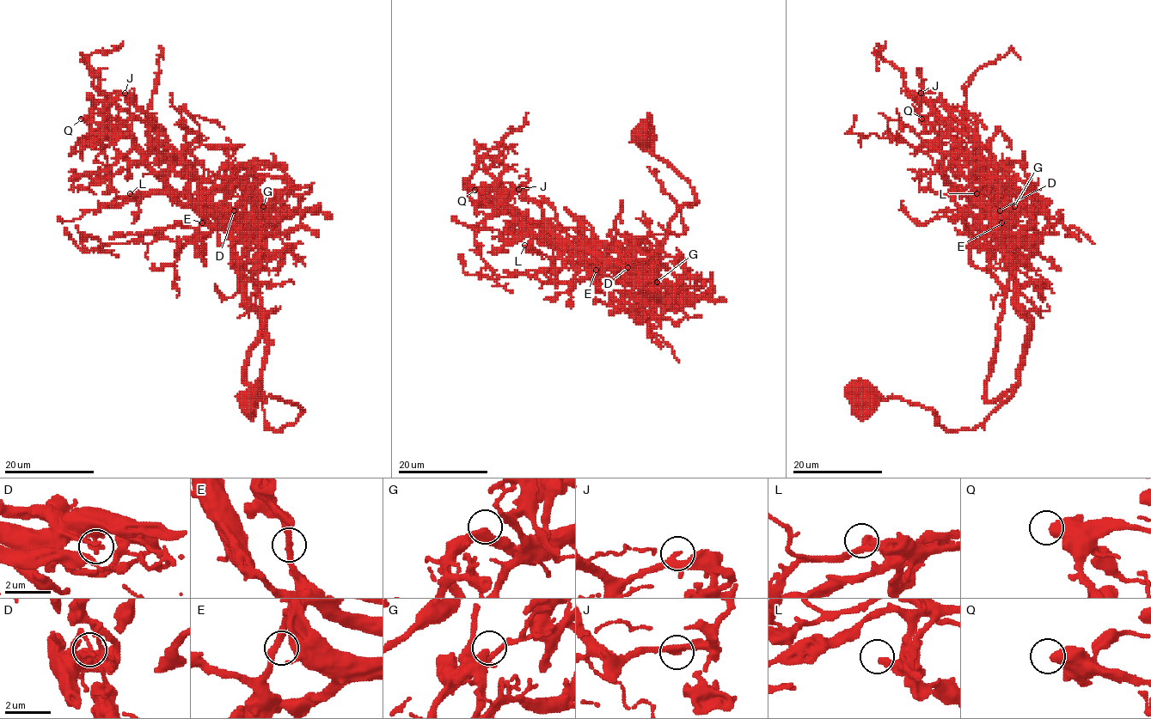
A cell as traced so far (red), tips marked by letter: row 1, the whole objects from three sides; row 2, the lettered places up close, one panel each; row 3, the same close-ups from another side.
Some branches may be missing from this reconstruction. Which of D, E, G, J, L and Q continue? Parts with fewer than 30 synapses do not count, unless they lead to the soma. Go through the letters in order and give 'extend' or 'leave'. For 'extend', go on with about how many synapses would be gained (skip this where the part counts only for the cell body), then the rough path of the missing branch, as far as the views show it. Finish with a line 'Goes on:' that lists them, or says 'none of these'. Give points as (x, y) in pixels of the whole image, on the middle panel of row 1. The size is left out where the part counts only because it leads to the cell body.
D: leave
E: leave
G: leave
J: extend; 30 synapses; course (518, 189), (531, 191), (526, 197), (520, 193), (533, 191), (538, 193), (542, 190), (539, 185), (546, 184)
L: leave
Q: leave
Goes on: J

